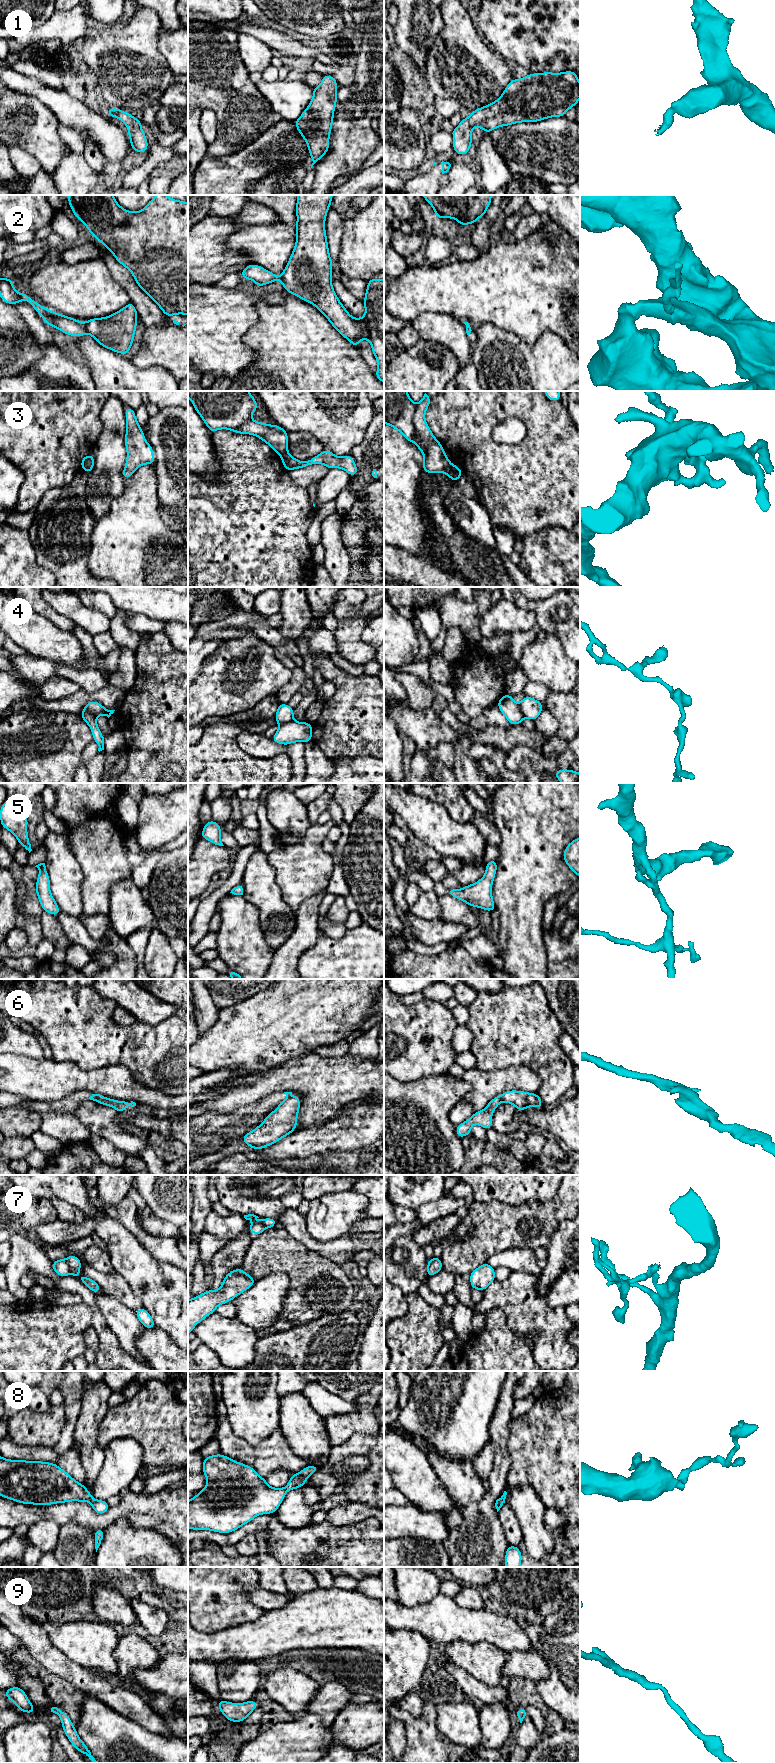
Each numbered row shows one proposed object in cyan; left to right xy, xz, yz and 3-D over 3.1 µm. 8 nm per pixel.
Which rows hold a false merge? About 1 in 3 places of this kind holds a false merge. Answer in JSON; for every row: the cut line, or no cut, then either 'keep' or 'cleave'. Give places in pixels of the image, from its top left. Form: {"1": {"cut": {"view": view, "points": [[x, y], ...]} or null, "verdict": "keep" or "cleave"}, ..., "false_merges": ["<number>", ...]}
{"1": {"cut": null, "verdict": "keep"}, "2": {"cut": {"view": "xy", "points": [[83, 323], [87, 332]]}, "verdict": "cleave"}, "3": {"cut": {"view": "yz", "points": [[450, 463], [443, 472]]}, "verdict": "cleave"}, "4": {"cut": {"view": "xz", "points": [[292, 719], [279, 725]]}, "verdict": "cleave"}, "5": {"cut": null, "verdict": "keep"}, "6": {"cut": {"view": "yz", "points": [[501, 1095], [502, 1100]]}, "verdict": "cleave"}, "7": {"cut": {"view": "xy", "points": [[65, 1259], [70, 1273]]}, "verdict": "cleave"}, "8": {"cut": null, "verdict": "keep"}, "9": {"cut": null, "verdict": "keep"}, "false_merges": ["2", "3", "4", "6", "7"]}

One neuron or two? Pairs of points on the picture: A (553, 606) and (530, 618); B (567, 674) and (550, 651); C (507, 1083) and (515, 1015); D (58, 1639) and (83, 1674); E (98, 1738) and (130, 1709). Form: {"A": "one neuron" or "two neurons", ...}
{"A": "two neurons", "B": "one neuron", "C": "two neurons", "D": "two neurons", "E": "two neurons"}

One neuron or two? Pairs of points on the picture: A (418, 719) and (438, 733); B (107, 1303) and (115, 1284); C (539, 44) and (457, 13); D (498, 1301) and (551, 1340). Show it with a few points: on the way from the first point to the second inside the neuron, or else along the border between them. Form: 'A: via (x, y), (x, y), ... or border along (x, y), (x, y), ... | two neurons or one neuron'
A: via (423, 724), (430, 731), (433, 731) | one neuron
B: border along (105, 1292), (130, 1308) | two neurons
C: border along (477, 28), (486, 42) | two neurons
D: via (511, 1301), (538, 1327) | one neuron

